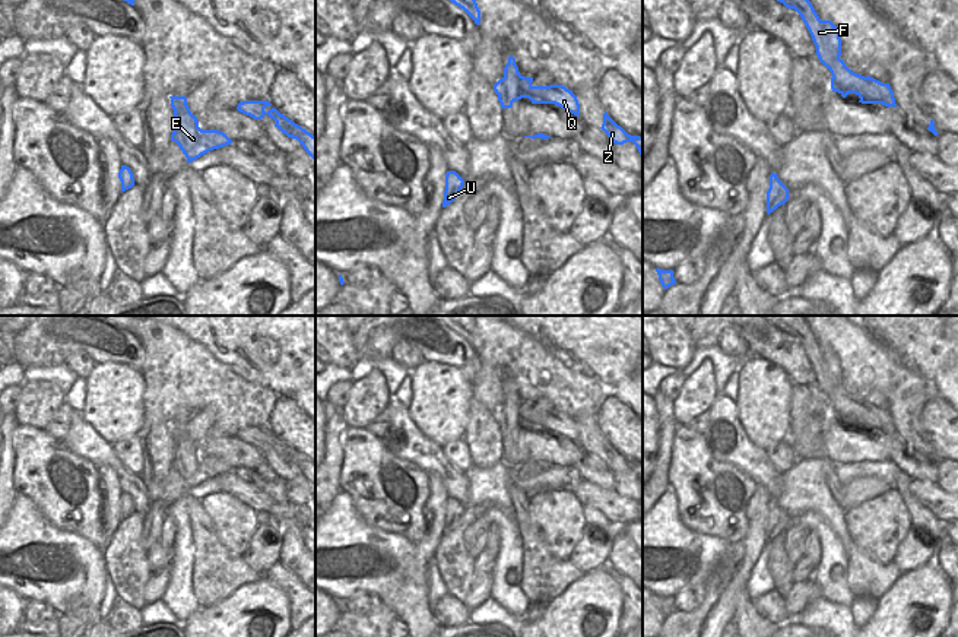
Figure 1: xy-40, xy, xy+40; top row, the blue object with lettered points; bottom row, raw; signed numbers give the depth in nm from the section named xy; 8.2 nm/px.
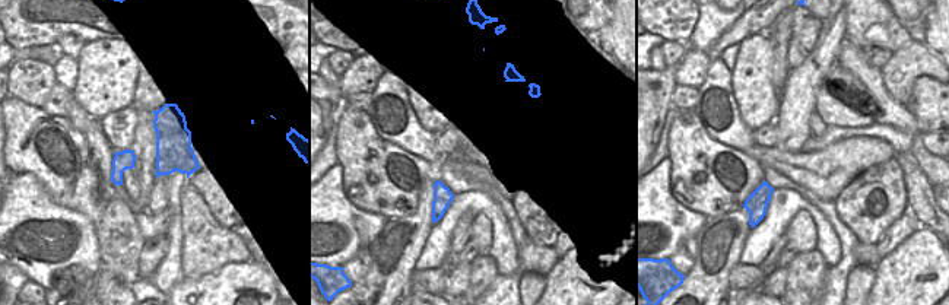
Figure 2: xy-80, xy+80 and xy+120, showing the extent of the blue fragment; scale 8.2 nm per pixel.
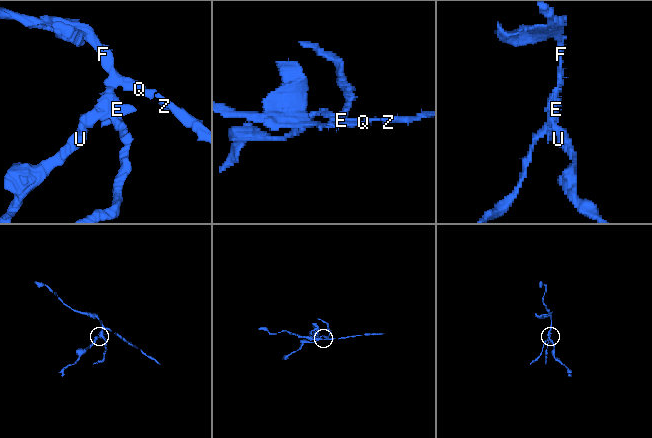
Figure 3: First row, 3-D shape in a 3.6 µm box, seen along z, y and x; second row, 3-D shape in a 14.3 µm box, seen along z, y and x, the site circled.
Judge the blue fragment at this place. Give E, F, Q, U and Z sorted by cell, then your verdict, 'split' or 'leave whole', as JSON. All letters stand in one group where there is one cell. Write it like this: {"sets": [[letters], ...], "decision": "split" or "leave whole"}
{"sets": [["E", "U"], ["F", "Q", "Z"]], "decision": "split"}

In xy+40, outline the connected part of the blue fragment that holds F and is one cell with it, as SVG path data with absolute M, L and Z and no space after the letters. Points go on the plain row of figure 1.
M759 316L768 323L794 336L805 349L816 374L819 389L831 399L841 415L841 424L856 421L862 431L882 431L897 434L889 411L882 411L870 403L865 405L851 399L841 383L840 359L831 348L821 348L803 316Z

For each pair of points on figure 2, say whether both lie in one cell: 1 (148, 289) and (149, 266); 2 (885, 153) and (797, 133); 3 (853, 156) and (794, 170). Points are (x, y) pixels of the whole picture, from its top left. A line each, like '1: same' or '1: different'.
1: different
2: different
3: same

